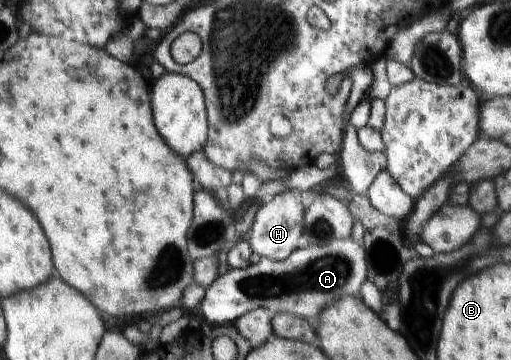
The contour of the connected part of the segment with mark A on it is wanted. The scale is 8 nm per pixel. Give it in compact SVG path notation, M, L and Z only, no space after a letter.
M353 239L333 241L323 246L303 244L284 261L261 257L255 265L245 269L231 268L219 275L206 290L200 302L200 317L208 328L231 324L255 309L267 309L271 315L283 313L315 319L315 327L323 309L343 297L360 297L361 285L367 280L364 247Z

